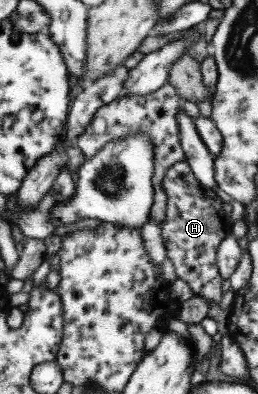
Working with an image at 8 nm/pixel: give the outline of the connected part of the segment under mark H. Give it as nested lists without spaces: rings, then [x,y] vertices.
[[[177,161],[165,170],[160,185],[166,195],[166,207],[163,221],[157,224],[161,228],[165,255],[171,261],[177,279],[183,279],[193,295],[218,304],[222,296],[222,279],[215,265],[216,249],[221,240],[230,235],[228,216],[222,210],[222,201],[213,189],[206,188],[193,177],[186,161]]]

